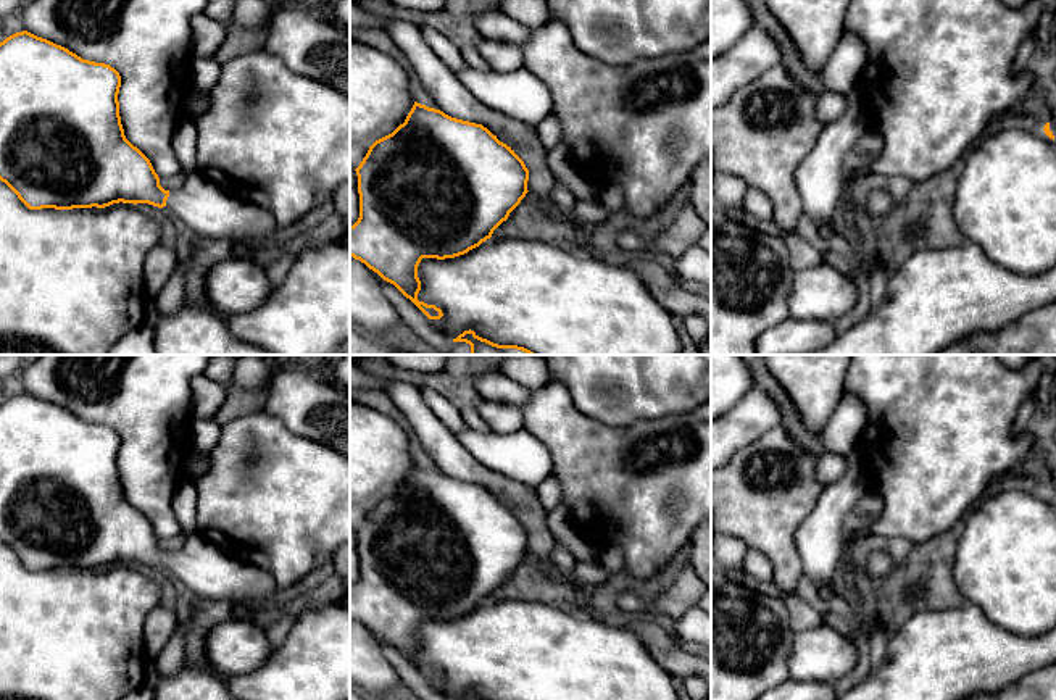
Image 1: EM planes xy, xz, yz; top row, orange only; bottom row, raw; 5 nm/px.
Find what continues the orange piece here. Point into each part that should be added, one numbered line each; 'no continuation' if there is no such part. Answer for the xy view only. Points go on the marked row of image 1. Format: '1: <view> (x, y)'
1: xy (200, 204)

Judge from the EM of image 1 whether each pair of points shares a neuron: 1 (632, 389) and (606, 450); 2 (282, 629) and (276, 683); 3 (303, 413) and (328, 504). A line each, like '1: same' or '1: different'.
1: different
2: different
3: different

